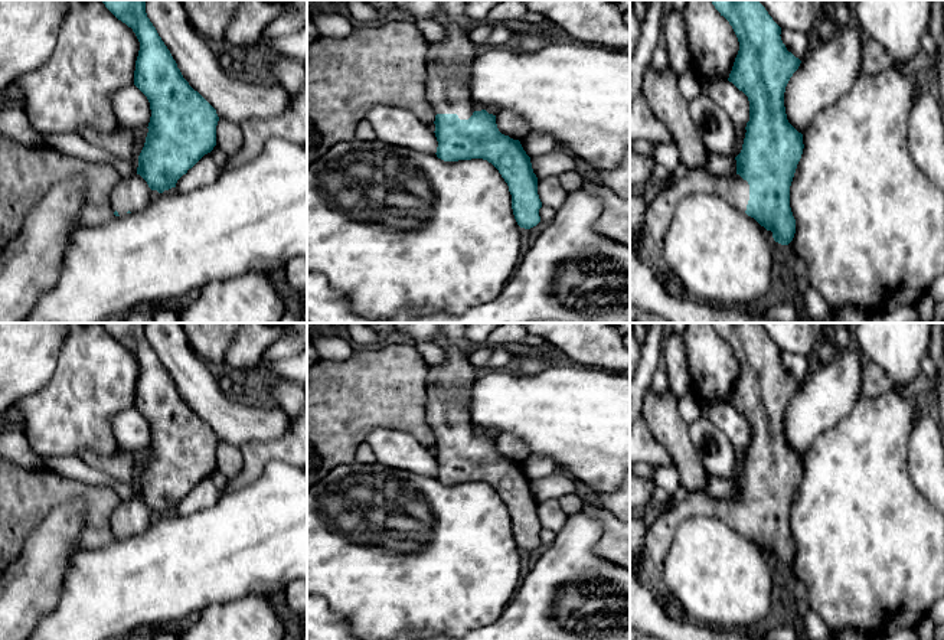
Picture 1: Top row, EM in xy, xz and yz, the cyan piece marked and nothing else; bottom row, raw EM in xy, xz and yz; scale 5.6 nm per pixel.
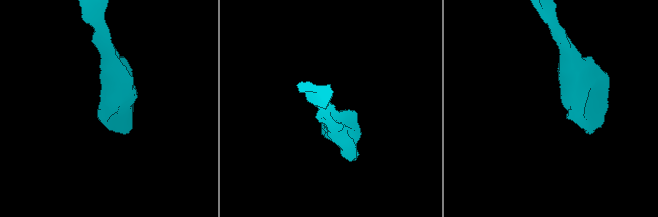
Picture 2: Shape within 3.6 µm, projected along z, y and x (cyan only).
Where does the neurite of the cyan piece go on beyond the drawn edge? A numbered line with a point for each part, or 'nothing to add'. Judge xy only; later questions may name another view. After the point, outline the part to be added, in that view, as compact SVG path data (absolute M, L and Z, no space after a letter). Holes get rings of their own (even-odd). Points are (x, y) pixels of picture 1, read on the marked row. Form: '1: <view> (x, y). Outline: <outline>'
1: xy (133, 193). Outline: M134 174L127 179L121 179L111 192L111 208L118 212L120 216L127 212L138 212L144 209L151 199L151 189L147 182Z

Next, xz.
1: xz (447, 59). Outline: M455 19L441 22L444 39L432 42L427 56L427 97L435 114L457 114L460 120L468 120L474 108L461 75L476 56L476 45Z

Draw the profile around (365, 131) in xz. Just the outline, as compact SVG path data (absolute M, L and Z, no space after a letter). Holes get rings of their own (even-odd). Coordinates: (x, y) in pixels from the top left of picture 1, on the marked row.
M366 118L360 121L360 124L357 125L356 138L366 140L366 141L376 138L376 133Z

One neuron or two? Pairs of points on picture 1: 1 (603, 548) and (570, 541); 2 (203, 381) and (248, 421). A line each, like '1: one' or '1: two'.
1: two
2: one

